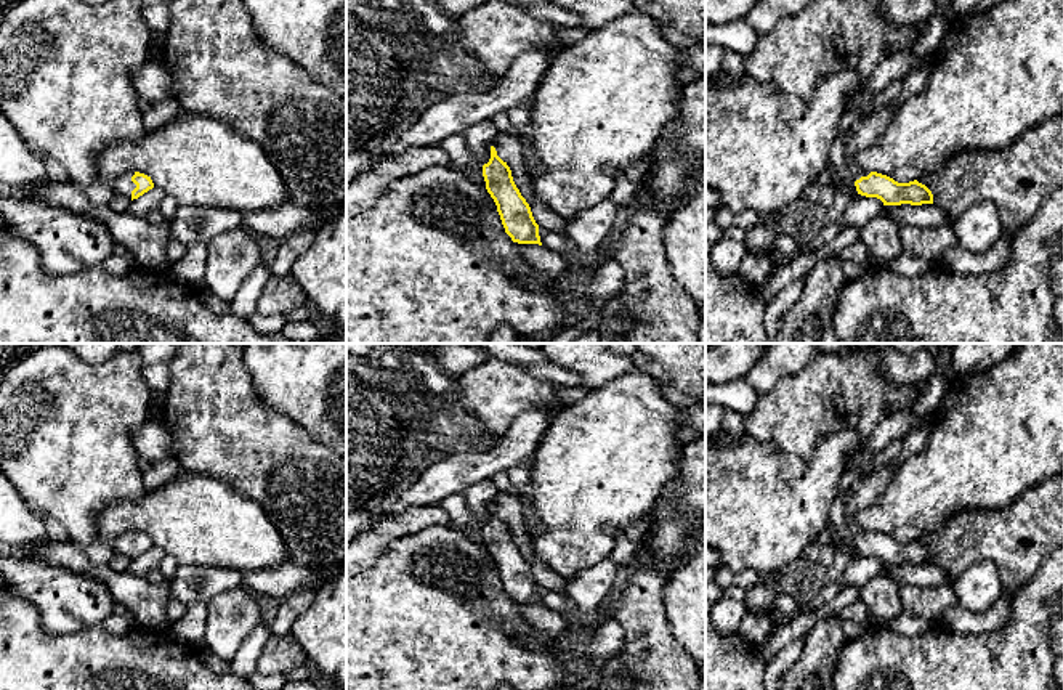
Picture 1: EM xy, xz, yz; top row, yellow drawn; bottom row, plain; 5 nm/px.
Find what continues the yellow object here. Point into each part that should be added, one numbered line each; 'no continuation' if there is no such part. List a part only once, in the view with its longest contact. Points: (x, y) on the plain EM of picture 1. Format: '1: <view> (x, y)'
1: xy (122, 544)

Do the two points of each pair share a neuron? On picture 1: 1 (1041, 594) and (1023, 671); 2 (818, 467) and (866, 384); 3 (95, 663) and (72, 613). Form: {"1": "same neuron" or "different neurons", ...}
{"1": "same neuron", "2": "different neurons", "3": "different neurons"}

